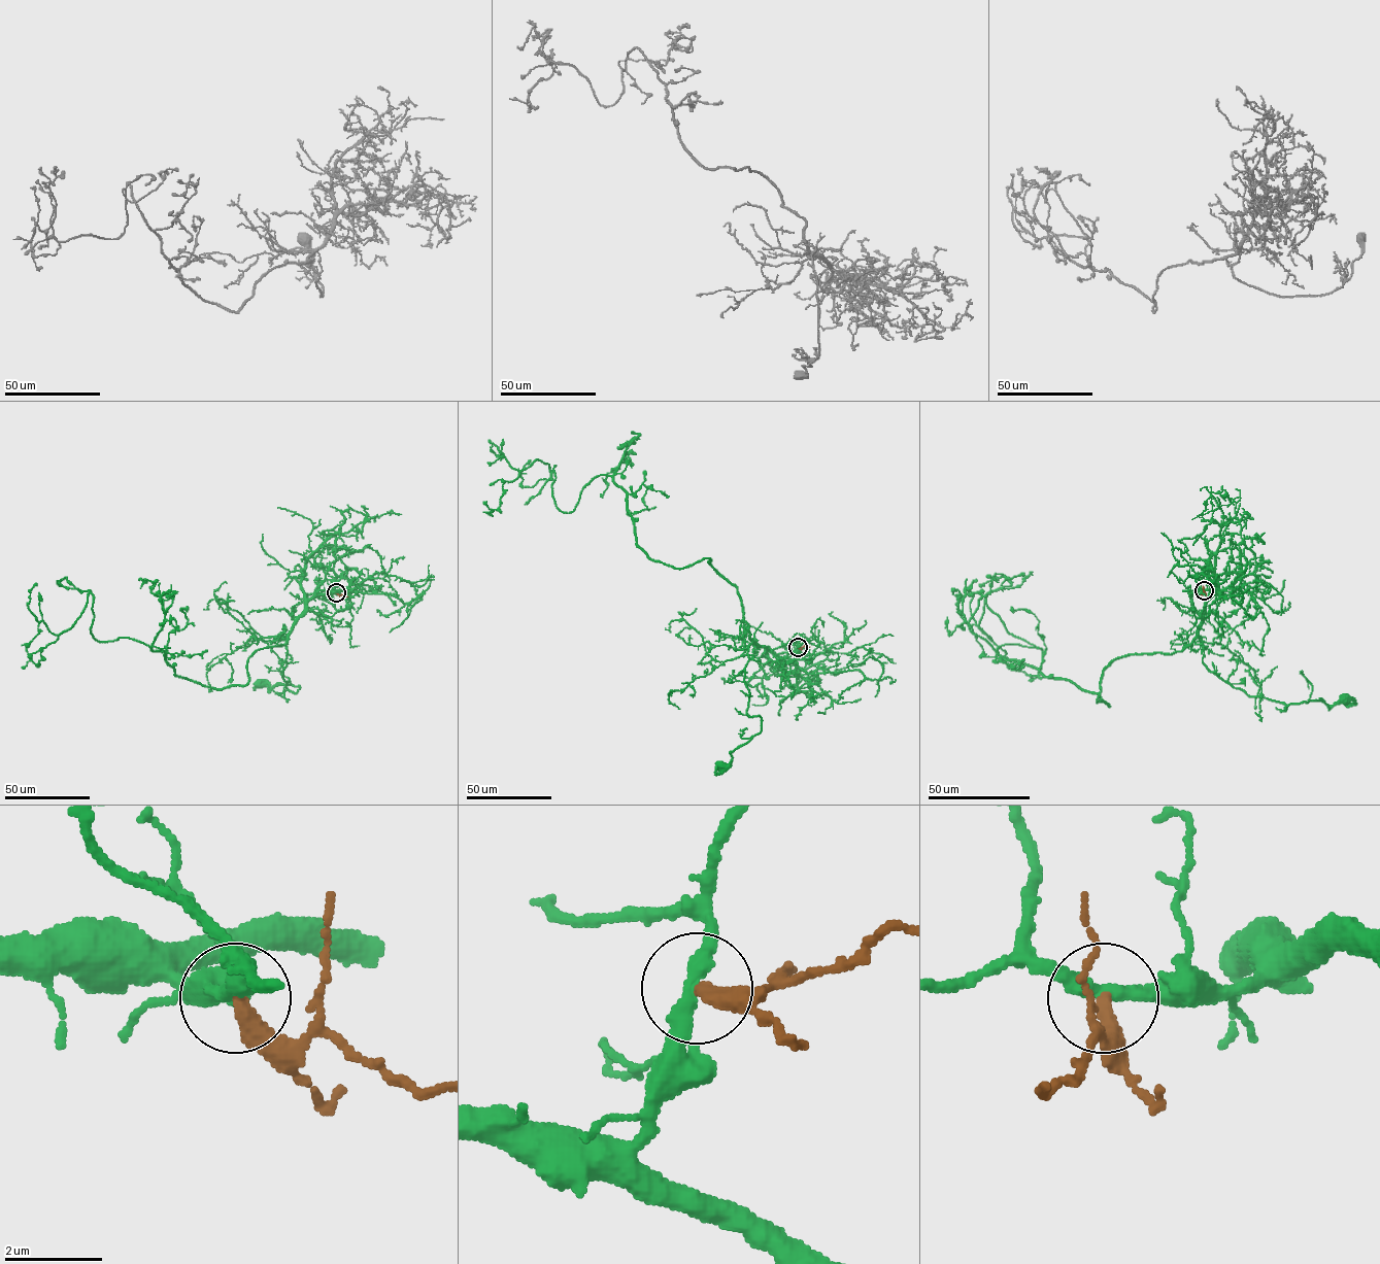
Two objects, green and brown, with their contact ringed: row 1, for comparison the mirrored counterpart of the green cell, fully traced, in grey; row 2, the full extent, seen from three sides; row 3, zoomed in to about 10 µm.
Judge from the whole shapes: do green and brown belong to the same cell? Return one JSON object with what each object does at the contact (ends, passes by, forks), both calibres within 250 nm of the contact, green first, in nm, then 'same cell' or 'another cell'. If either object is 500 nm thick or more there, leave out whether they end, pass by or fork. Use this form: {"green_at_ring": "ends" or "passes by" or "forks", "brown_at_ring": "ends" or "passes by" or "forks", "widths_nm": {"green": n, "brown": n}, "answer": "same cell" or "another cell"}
{"green_at_ring": "passes by", "brown_at_ring": "ends", "widths_nm": {"green": 320, "brown": 320}, "answer": "another cell"}

